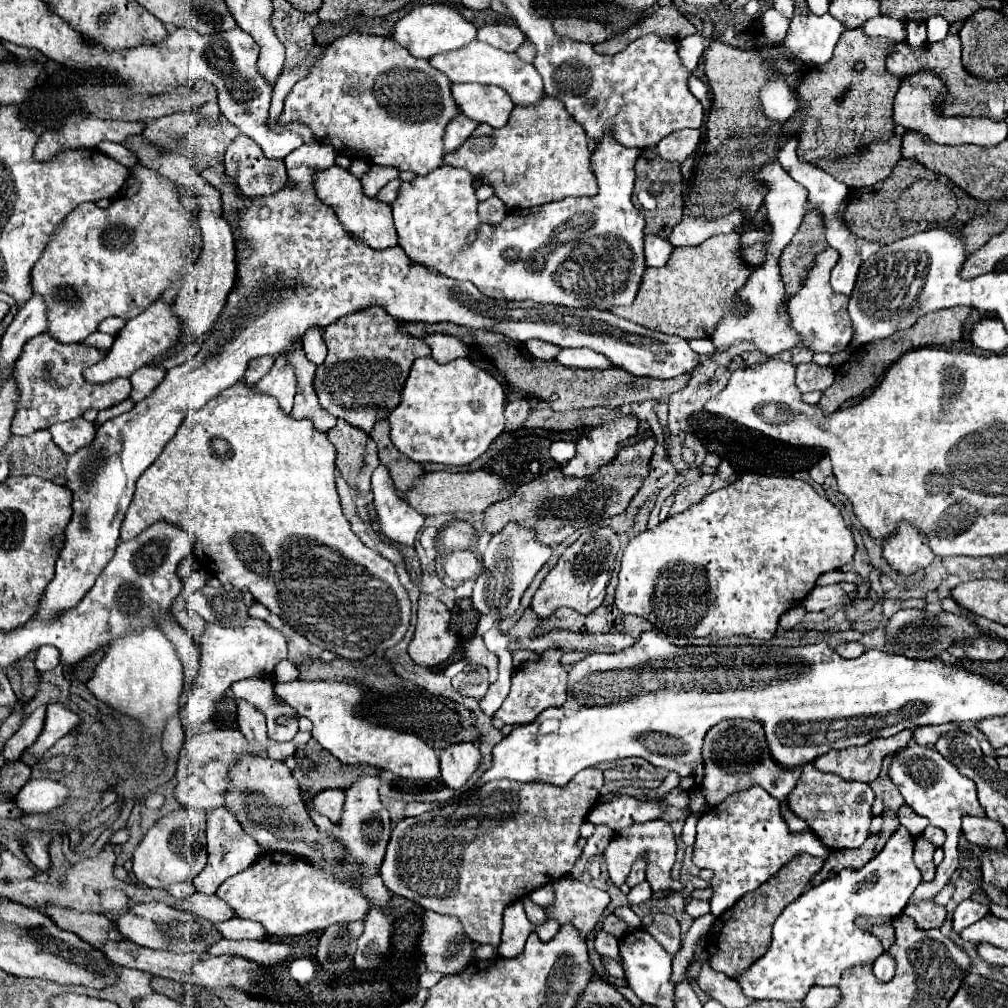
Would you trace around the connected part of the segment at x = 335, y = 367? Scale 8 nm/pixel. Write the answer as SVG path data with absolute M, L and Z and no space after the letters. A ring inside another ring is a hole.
M378 306L352 312L326 326L324 342L328 346L328 356L314 374L314 390L320 406L366 434L400 404L400 394L412 362L420 356L430 356L430 348L422 340L402 332L402 322L394 320L394 316Z

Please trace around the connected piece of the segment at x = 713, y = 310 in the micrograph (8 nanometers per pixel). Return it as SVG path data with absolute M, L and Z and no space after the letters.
M738 232L708 238L700 246L674 248L670 260L662 268L646 268L640 294L628 308L614 308L618 316L624 316L640 326L678 334L682 338L708 338L720 318L726 312L742 314L748 310L740 302L736 292L746 284L754 266L746 266L738 256Z

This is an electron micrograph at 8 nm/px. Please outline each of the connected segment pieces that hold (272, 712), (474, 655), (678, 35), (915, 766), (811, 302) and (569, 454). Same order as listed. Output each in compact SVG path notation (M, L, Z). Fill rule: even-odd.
M272 692L270 694L258 694L254 700L256 708L264 712L268 722L268 736L276 742L288 742L298 732L298 712L294 712L292 706L274 702Z
M478 634L464 646L464 656L468 656L472 660L472 664L482 664L488 668L490 684L494 684L498 680L498 658L486 650L486 646Z
M658 8L652 16L648 16L642 24L638 26L632 26L630 30L622 32L622 44L614 38L614 40L608 40L604 42L604 52L600 52L598 48L602 44L596 44L596 52L598 54L616 54L616 50L624 50L624 46L628 46L630 42L638 40L642 34L648 34L648 32L654 32L658 34L662 40L676 40L680 42L682 38L690 36L696 32L696 28L678 12L678 10L672 10L672 8ZM606 46L610 46L606 50Z
M908 746L900 754L894 756L892 766L890 766L890 778L898 786L904 802L920 816L928 818L932 826L942 828L946 832L946 842L942 846L944 850L944 860L936 870L936 878L930 884L920 884L916 892L912 894L910 902L918 900L930 900L934 898L944 884L952 878L952 874L960 866L960 854L958 854L958 838L962 834L962 816L986 816L984 808L978 802L976 796L976 784L958 772L950 760L946 760L936 748L930 746Z
M826 248L816 256L814 268L806 276L802 288L790 298L787 303L788 314L791 317L791 327L803 339L804 346L813 354L842 352L852 340L852 326L848 318L848 296L832 292L830 275L832 268L838 262L838 252L834 248Z
M554 442L550 446L550 456L558 462L558 464L566 464L568 460L572 460L576 456L576 442Z

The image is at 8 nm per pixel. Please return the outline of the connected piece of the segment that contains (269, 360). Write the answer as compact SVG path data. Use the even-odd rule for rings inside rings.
M262 356L258 360L250 360L250 368L246 370L246 376L242 378L242 382L246 382L246 386L254 386L264 374L270 372L272 364L274 364L272 356Z

